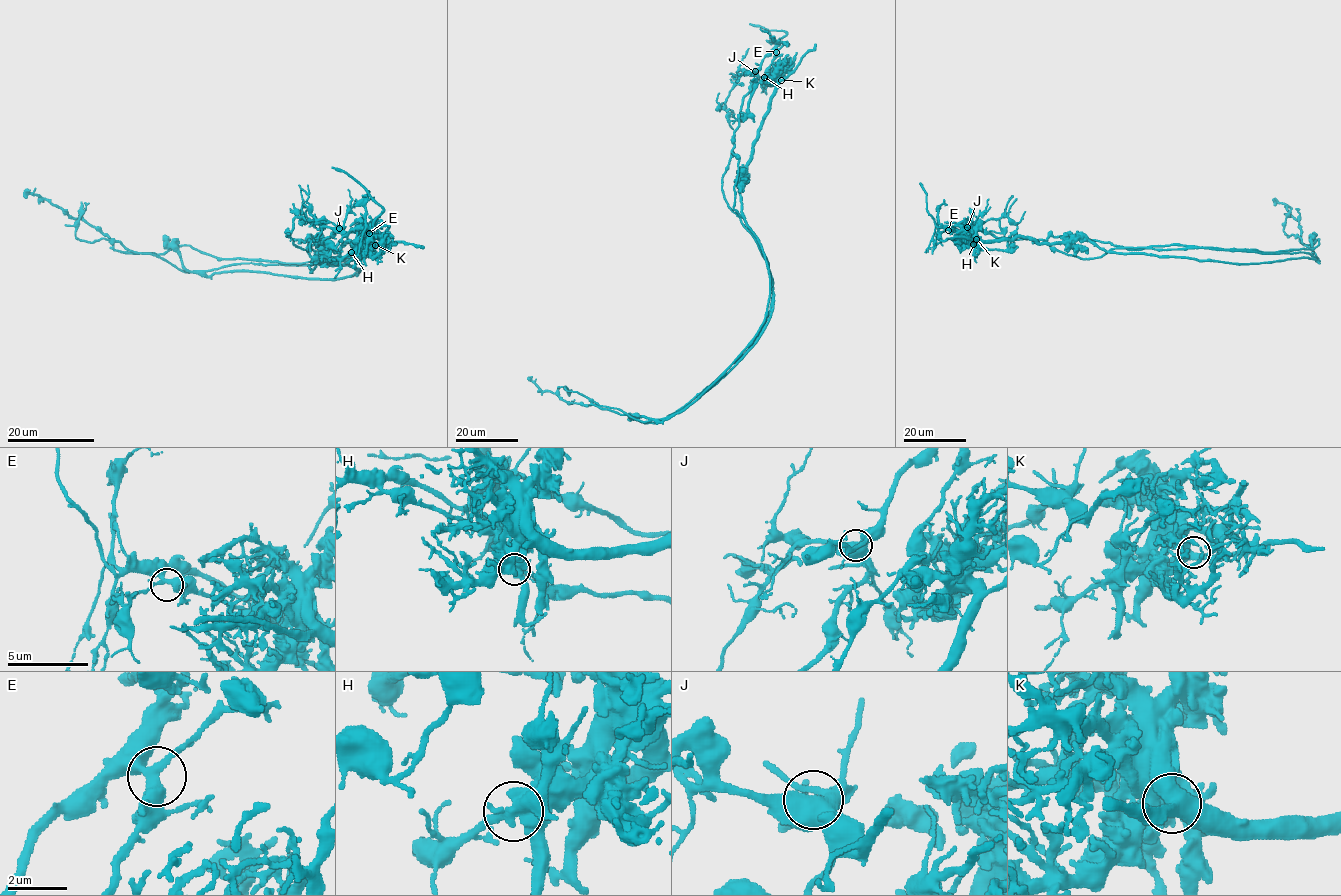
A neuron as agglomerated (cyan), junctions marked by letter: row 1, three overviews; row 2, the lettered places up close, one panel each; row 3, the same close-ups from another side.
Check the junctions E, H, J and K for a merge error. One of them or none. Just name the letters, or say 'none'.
H

